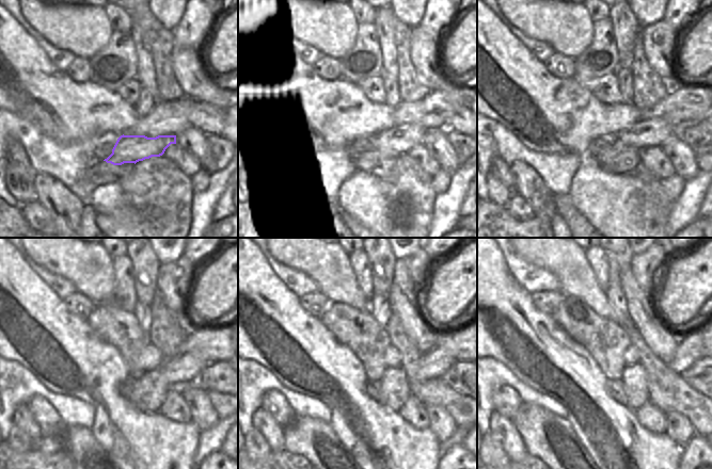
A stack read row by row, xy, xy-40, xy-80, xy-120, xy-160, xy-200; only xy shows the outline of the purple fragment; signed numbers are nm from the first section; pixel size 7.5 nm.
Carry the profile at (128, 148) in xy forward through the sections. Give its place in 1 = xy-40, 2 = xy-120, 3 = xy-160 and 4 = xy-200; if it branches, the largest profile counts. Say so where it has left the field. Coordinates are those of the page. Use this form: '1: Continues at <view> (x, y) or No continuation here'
1: Continues at xy-40 (396, 141)
2: Continues at xy-120 (183, 370)
3: Continues at xy-160 (433, 364)
4: Continues at xy-200 (690, 349).

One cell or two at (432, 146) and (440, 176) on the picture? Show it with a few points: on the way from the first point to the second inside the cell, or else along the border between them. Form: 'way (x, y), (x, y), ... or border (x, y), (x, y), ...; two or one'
border (441, 168), (451, 176); two

